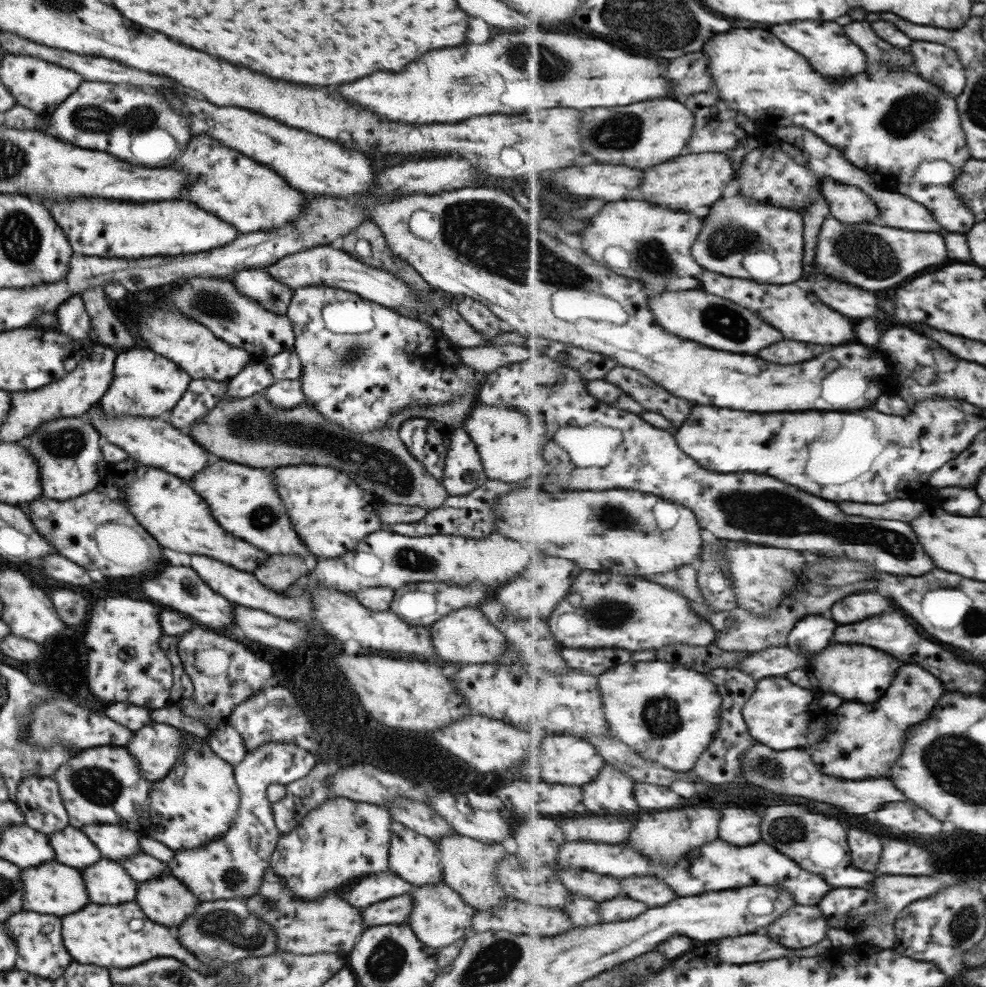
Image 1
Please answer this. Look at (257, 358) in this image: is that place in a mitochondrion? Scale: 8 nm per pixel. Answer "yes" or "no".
no

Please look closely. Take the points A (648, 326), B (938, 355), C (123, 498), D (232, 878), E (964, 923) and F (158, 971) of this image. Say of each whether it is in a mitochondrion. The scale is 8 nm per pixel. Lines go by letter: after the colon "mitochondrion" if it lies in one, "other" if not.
A: other
B: mitochondrion
C: other
D: mitochondrion
E: mitochondrion
F: other

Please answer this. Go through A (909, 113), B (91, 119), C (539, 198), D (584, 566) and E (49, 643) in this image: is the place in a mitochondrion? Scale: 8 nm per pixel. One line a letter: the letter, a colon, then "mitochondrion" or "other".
A: mitochondrion
B: mitochondrion
C: mitochondrion
D: other
E: other

